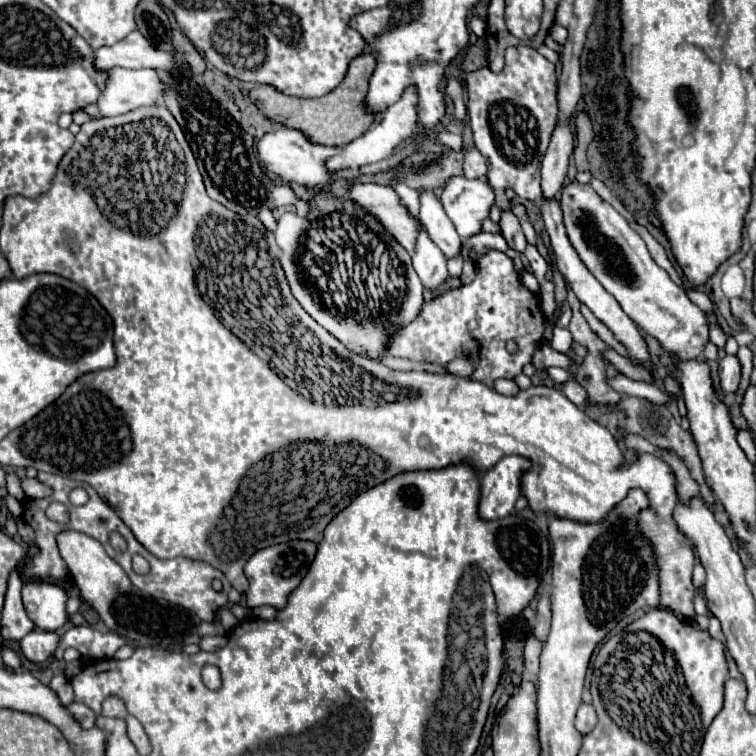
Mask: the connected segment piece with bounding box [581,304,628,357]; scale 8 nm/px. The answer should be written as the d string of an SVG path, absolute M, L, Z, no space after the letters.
M584 304L581 305L581 312L584 315L585 319L587 320L590 328L597 334L599 337L607 343L607 346L610 348L615 349L619 354L621 354L624 357L627 357L627 349L619 343L613 336L613 334L610 332L610 330L601 323L586 307Z

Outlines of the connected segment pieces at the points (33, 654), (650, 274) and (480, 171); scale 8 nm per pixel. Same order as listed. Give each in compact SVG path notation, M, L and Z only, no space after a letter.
M34 629L32 633L28 633L22 641L20 641L20 649L22 655L32 661L32 663L42 663L46 661L58 647L58 635L50 633L50 631L38 631Z
M570 181L562 187L560 209L564 215L566 235L580 255L588 271L614 295L624 313L648 335L656 337L664 351L678 361L698 359L708 343L708 317L696 307L684 289L680 289L668 273L650 257L642 237L628 225L628 221L606 203L588 183Z
M478 149L474 151L466 151L466 159L464 159L464 175L468 179L484 179L488 173L486 169L486 161L480 155Z

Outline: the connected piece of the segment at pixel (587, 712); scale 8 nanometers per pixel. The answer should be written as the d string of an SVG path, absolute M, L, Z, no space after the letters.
M582 703L580 709L578 709L578 715L576 715L576 723L574 725L576 725L576 729L578 729L580 735L590 733L594 729L594 725L596 725L596 711L594 711L594 707Z

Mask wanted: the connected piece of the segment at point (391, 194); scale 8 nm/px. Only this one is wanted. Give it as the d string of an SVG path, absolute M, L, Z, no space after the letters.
M374 183L354 185L348 193L348 199L358 203L370 215L378 217L386 231L390 231L408 253L414 251L418 233L422 231L422 223L408 213L392 187Z

